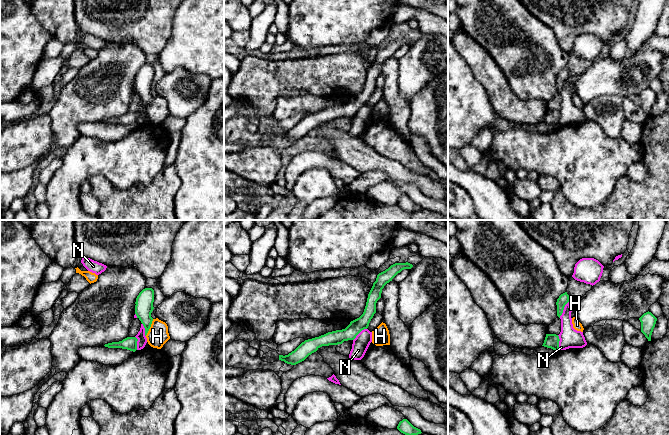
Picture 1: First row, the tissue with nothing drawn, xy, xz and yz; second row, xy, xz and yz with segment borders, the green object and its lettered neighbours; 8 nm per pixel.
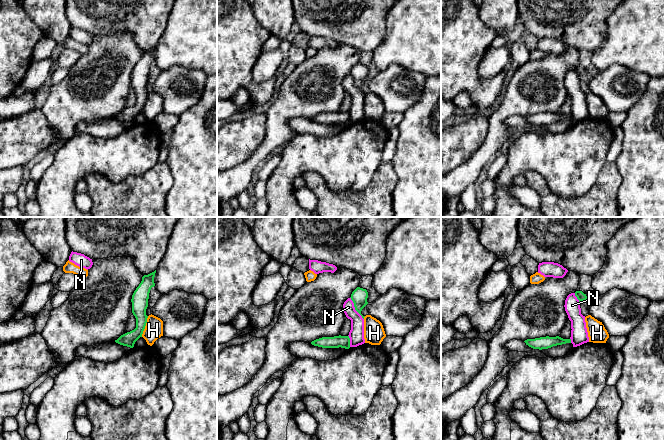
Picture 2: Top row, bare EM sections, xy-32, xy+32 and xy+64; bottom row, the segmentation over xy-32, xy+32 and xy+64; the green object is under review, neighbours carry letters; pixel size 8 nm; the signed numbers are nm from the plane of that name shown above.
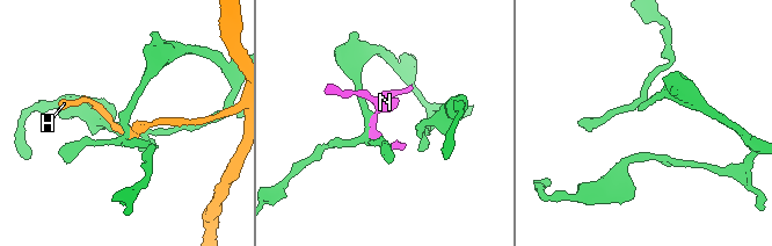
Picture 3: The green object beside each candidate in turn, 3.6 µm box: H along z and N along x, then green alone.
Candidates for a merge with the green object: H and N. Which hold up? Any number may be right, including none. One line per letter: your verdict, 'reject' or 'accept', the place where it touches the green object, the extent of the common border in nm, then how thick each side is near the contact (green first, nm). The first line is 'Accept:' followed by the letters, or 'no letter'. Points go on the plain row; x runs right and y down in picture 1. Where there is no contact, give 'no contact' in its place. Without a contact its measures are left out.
Accept: no letter
H: reject; meets green in xy at (150, 102); contact 150 nm long; 140 nm thick on the green side, 170 nm on the other
N: reject; meets green in yz at (563, 85); contact 150 nm long; 90 nm thick on the green side, 160 nm on the other

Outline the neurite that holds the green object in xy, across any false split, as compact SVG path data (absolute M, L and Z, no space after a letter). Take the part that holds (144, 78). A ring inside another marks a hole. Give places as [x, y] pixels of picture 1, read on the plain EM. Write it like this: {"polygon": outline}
{"polygon": "M152 64L143 65L136 74L135 90L145 104L145 112L147 111L153 94L151 89L154 85L154 66Z"}

